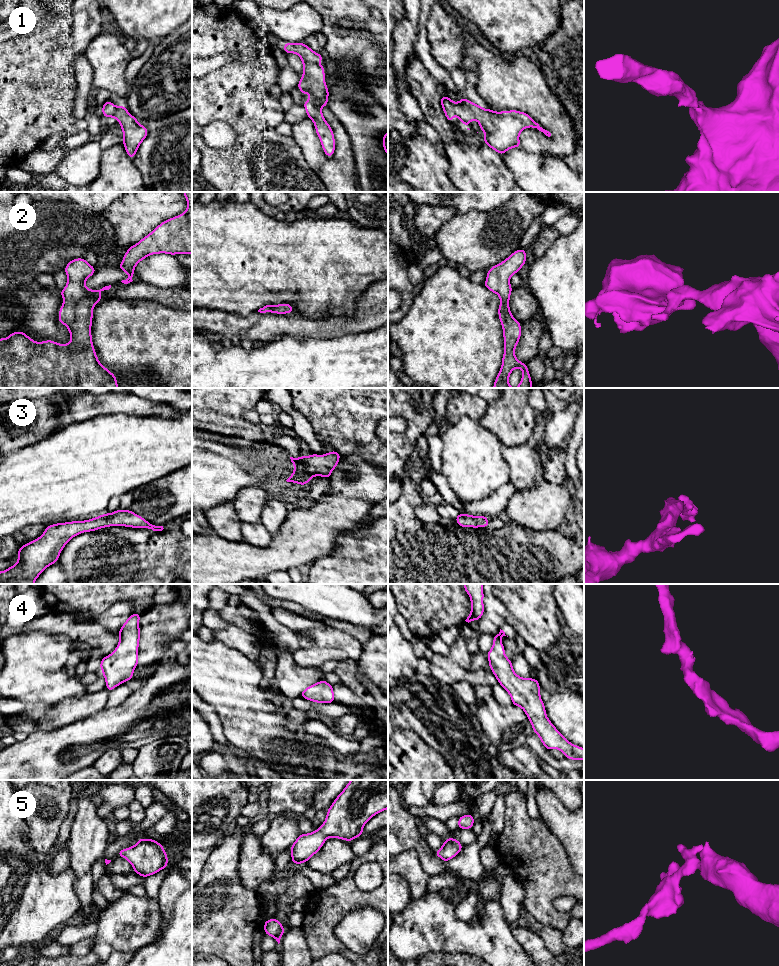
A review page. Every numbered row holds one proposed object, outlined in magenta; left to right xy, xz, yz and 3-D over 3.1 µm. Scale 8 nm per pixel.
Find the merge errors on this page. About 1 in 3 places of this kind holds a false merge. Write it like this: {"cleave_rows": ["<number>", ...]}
{"cleave_rows": []}

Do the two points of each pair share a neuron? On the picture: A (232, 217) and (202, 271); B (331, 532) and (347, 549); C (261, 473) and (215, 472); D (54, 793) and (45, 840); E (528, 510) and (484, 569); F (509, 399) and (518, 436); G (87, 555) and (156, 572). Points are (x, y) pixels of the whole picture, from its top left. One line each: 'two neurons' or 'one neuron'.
A: one neuron
B: two neurons
C: one neuron
D: one neuron
E: two neurons
F: one neuron
G: one neuron

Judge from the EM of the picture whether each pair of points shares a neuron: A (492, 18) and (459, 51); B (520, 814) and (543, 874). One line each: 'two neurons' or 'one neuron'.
A: two neurons
B: one neuron

